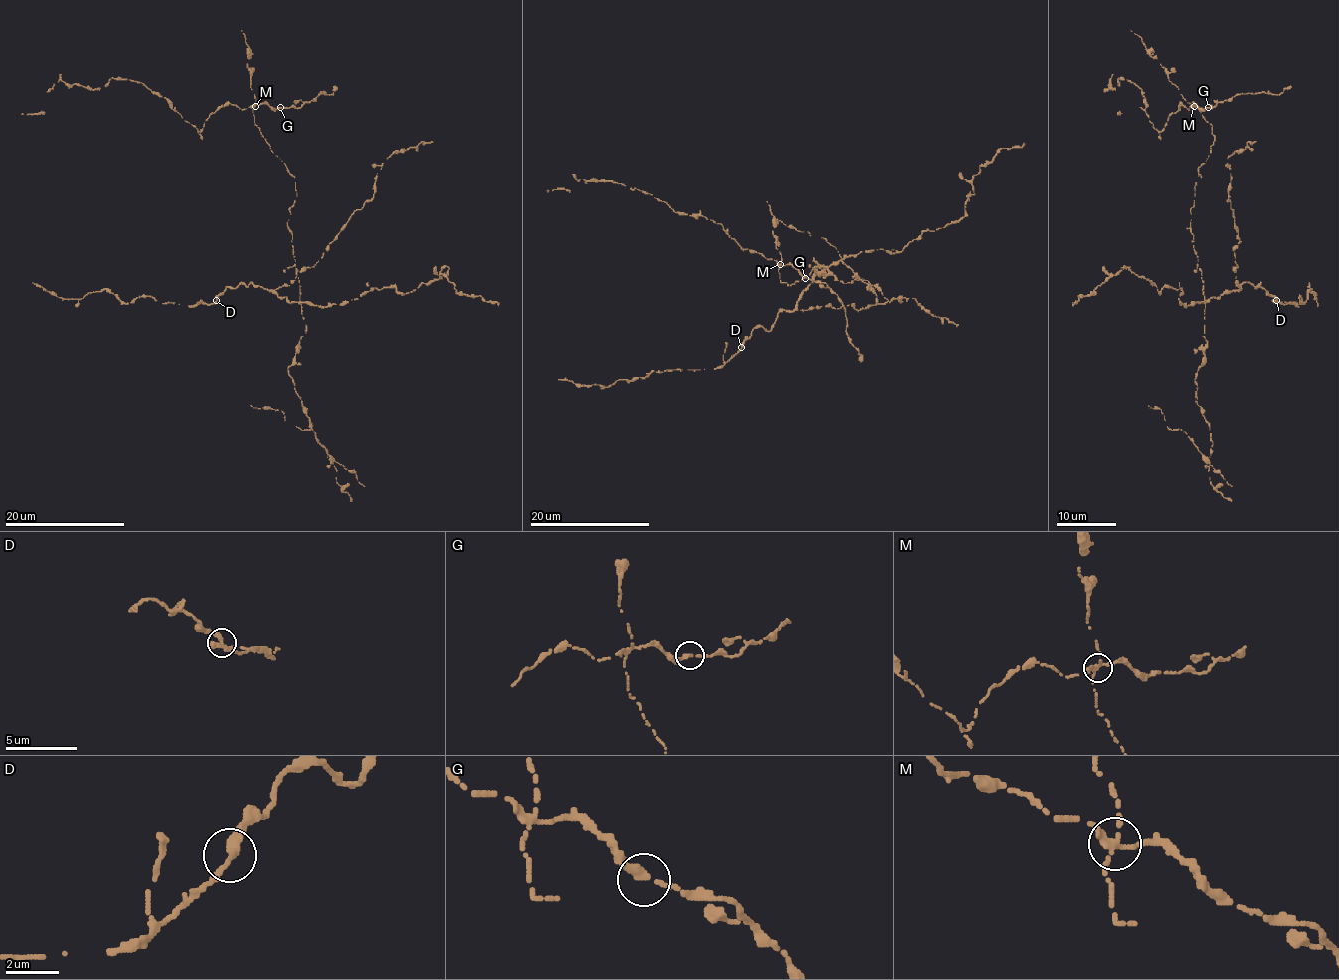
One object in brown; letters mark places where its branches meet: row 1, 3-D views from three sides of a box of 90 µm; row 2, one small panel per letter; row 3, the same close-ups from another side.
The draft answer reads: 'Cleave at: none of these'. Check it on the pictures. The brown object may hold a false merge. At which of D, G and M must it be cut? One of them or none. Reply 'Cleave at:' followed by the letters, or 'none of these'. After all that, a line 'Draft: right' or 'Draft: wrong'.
Cleave at: M
Draft: wrong

